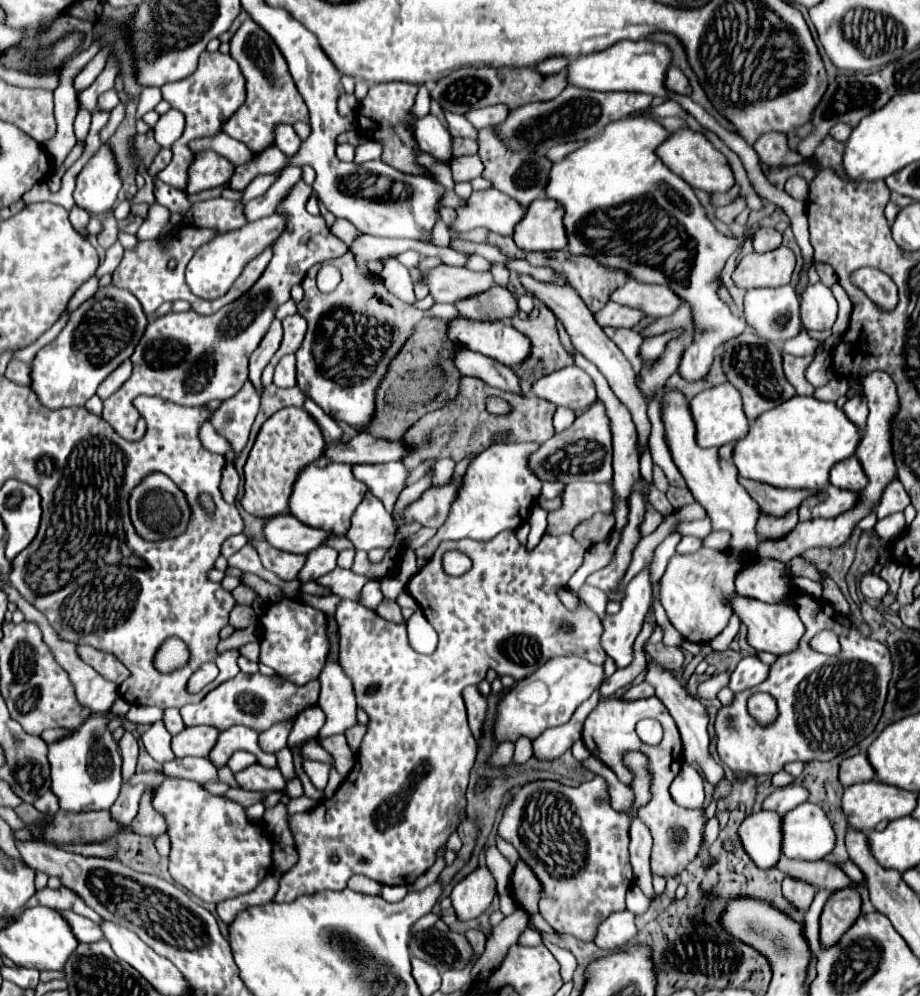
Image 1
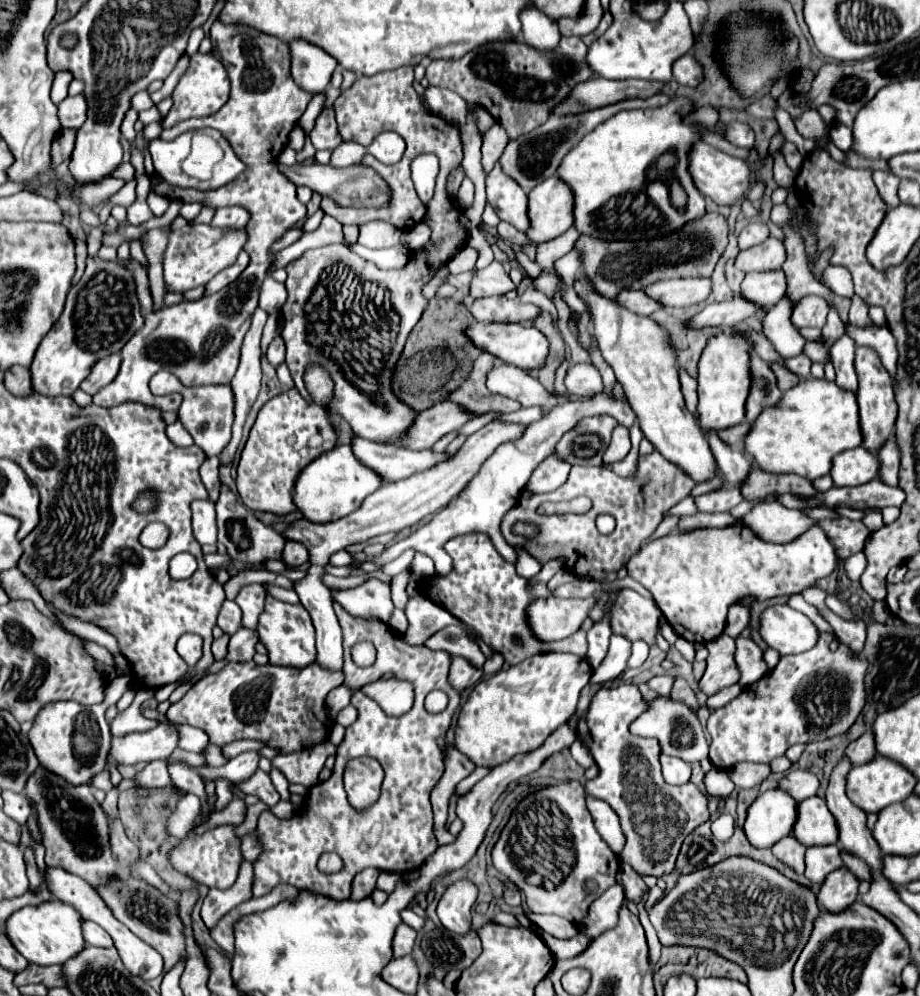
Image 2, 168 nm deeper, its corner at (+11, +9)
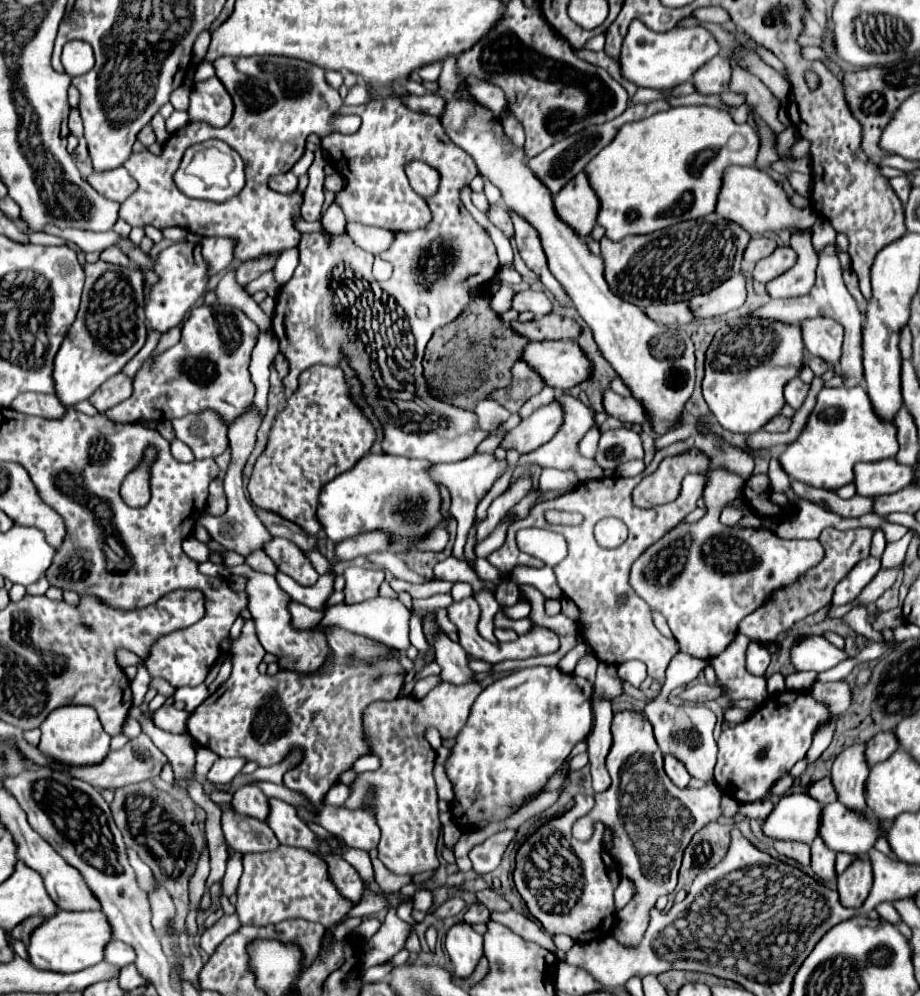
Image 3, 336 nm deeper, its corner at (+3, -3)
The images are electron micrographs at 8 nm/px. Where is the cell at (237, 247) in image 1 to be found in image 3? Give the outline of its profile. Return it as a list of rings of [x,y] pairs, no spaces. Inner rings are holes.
[[[121,241],[119,247],[139,267],[153,269],[161,277],[161,281],[157,285],[153,285],[153,289],[151,289],[151,299],[149,299],[147,311],[145,311],[145,315],[147,315],[147,329],[149,331],[157,331],[157,333],[163,335],[169,329],[181,325],[181,321],[185,319],[187,311],[205,293],[207,265],[205,265],[205,259],[201,257],[201,245],[197,245],[197,243],[175,243],[175,245],[167,247],[165,251],[161,251],[157,261],[153,261],[149,255],[145,255],[139,249],[139,245],[135,245],[131,241]]]

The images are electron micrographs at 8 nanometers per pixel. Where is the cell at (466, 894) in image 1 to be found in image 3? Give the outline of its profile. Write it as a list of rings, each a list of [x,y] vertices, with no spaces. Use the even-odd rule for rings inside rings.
[[[455,923],[445,937],[445,953],[451,963],[451,973],[457,979],[467,979],[483,957],[483,937],[471,925]]]

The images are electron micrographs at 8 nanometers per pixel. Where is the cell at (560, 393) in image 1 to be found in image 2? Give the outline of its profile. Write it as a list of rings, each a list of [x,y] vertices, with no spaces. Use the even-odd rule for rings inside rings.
[[[575,363],[565,375],[565,387],[575,397],[593,397],[601,391],[601,375],[591,363]]]

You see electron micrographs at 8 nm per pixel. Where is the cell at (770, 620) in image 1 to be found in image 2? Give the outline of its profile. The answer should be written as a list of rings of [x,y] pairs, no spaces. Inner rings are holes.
[[[773,605],[761,613],[759,635],[781,655],[803,653],[817,643],[817,627],[789,605]]]

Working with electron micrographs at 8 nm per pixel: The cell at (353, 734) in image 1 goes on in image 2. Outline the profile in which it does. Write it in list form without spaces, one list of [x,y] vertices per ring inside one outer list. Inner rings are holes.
[[[327,739],[319,745],[315,745],[313,749],[279,755],[271,763],[289,779],[289,783],[301,783],[309,789],[319,781],[319,773],[323,769],[325,759],[335,755],[336,751],[337,745],[333,745]]]

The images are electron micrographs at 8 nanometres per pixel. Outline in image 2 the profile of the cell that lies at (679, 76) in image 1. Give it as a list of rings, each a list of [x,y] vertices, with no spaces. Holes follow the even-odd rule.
[[[683,55],[673,63],[673,79],[681,85],[695,87],[701,81],[701,67],[691,55]]]

